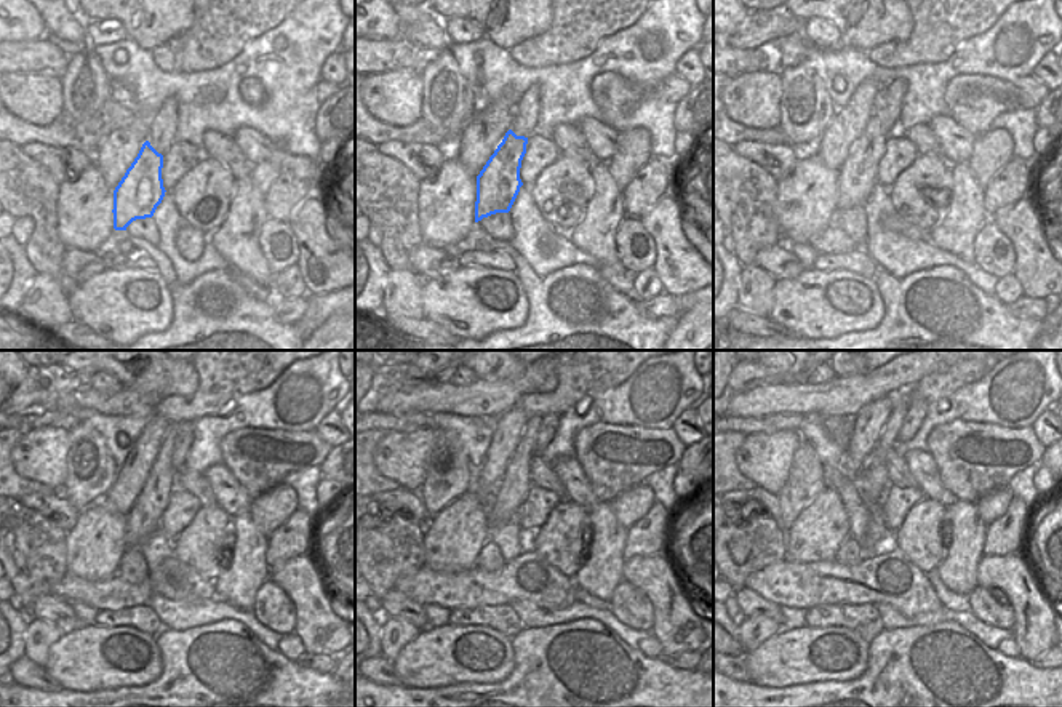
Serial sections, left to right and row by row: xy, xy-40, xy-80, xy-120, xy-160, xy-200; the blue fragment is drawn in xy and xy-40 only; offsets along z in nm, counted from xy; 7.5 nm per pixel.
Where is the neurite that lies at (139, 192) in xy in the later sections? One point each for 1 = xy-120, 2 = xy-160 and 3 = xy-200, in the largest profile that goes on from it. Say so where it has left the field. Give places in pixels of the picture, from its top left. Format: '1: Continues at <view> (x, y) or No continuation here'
1: Continues at xy-120 (144, 517)
2: Continues at xy-160 (511, 493)
3: Continues at xy-200 (875, 480)

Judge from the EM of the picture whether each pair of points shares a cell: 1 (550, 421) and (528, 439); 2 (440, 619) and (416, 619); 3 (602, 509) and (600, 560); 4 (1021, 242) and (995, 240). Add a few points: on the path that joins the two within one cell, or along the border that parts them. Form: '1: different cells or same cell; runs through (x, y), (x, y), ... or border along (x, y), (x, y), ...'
1: different cells; border along (542, 418), (533, 453)
2: different cells; border along (423, 607), (429, 626)
3: same cell; runs through (602, 522), (602, 547)
4: different cells; border along (989, 218), (1013, 248), (1014, 272)

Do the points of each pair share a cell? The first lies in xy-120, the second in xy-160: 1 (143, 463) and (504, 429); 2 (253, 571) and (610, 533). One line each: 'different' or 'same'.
1: same
2: same

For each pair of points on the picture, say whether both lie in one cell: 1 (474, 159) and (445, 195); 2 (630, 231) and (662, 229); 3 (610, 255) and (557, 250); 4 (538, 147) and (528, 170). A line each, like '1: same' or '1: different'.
1: different
2: different
3: different
4: same

